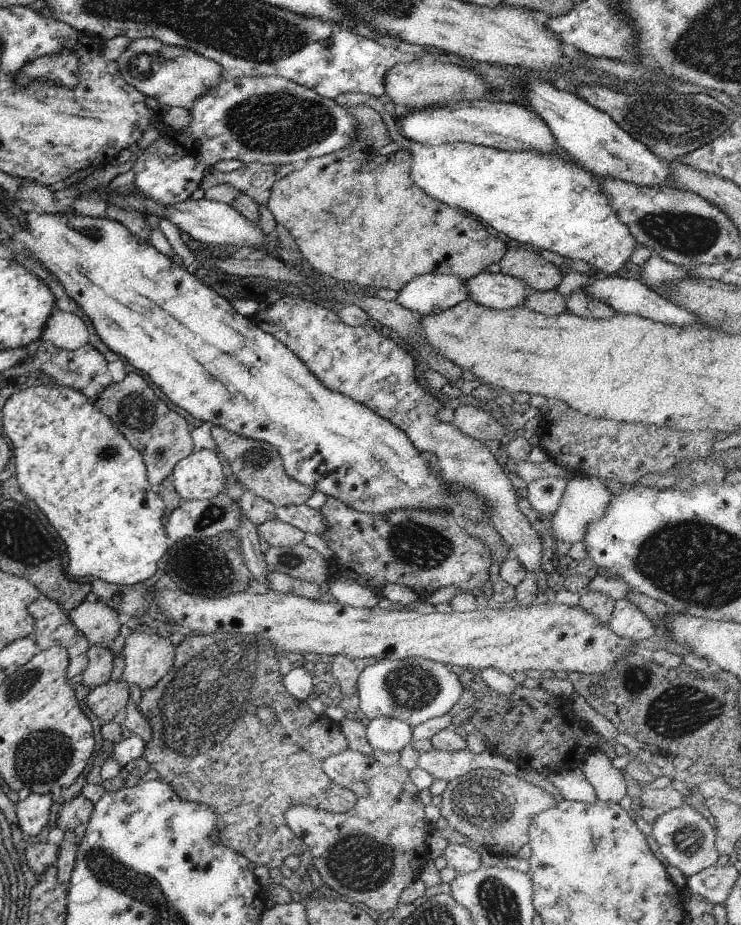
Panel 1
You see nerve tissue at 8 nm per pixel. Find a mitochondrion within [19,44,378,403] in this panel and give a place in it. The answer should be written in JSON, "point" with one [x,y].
{"point":[275,121]}

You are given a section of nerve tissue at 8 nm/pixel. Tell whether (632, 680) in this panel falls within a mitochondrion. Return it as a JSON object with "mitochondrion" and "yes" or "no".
{"mitochondrion":"no"}

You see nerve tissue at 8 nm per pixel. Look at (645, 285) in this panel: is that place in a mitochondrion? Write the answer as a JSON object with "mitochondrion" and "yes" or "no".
{"mitochondrion":"no"}

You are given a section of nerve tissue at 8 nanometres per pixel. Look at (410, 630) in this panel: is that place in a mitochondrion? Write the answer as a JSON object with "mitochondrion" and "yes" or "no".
{"mitochondrion":"no"}

